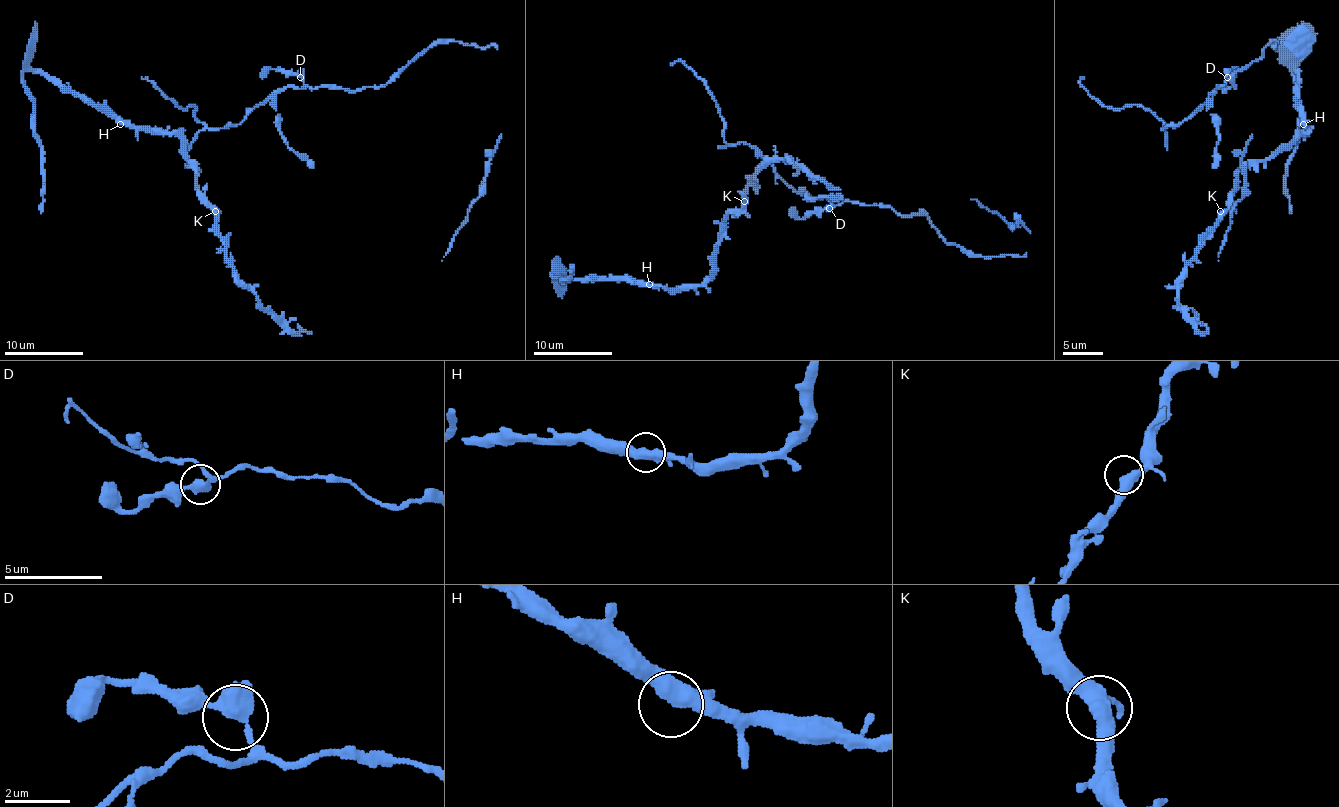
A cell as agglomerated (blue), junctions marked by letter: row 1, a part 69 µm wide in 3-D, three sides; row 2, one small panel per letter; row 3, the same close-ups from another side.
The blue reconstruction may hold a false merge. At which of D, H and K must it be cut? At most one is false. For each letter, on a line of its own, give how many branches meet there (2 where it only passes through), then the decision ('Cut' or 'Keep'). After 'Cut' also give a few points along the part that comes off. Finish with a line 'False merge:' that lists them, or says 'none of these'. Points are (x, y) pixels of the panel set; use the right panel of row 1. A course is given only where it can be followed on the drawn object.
D: Branches: 2. Keep
H: Branches: 2. Keep
K: Branches: 2. Keep
False merge: none of these

